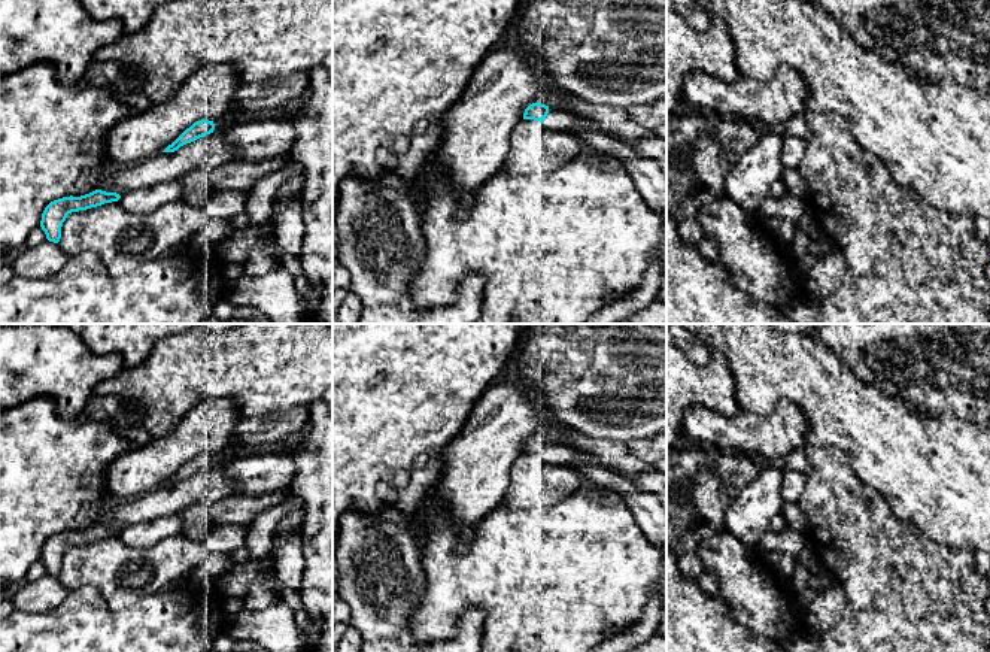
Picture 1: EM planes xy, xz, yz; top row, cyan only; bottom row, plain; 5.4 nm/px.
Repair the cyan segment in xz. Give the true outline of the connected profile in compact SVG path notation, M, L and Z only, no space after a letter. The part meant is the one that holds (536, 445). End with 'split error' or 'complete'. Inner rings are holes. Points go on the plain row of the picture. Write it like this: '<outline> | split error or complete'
M532 437L525 443L523 454L534 454L544 458L547 464L567 466L573 461L584 461L601 466L599 458L592 454L546 440L541 437Z | split error

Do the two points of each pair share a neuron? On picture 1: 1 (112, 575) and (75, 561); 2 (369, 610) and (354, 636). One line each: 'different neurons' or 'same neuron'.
1: same neuron
2: different neurons

